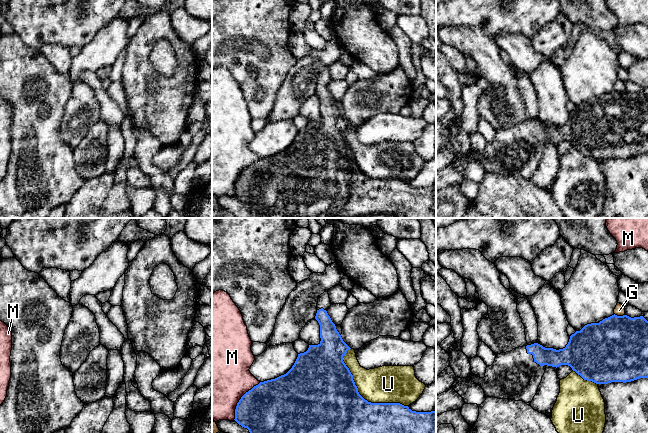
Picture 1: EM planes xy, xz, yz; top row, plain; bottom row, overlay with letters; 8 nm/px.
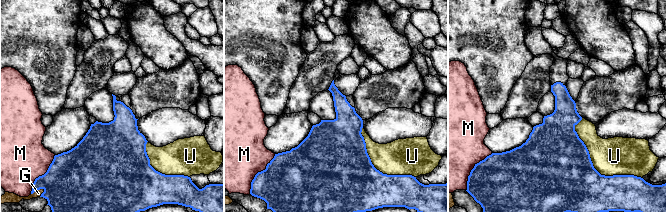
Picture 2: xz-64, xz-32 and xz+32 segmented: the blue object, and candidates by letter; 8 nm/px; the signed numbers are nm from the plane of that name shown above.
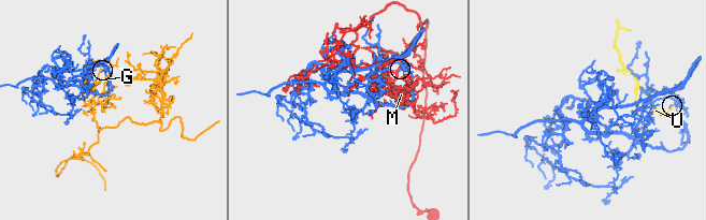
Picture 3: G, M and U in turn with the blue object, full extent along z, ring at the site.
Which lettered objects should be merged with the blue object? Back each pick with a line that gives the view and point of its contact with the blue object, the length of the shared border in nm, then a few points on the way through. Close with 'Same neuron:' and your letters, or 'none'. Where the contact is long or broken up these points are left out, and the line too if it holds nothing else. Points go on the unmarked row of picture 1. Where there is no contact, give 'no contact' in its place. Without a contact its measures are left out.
Same neuron: none

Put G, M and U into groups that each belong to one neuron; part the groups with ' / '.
G / M / U

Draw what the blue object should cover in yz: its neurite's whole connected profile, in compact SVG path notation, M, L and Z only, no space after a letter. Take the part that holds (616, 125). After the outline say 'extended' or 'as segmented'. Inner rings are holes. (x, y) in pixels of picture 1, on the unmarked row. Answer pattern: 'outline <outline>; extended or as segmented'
outline M612 91L599 99L585 101L570 112L563 125L545 124L538 119L515 124L496 131L491 142L487 142L484 154L473 149L468 153L481 162L487 173L511 175L530 179L537 169L547 142L568 141L584 156L596 160L631 158L648 154L648 97L643 93Z; extended

